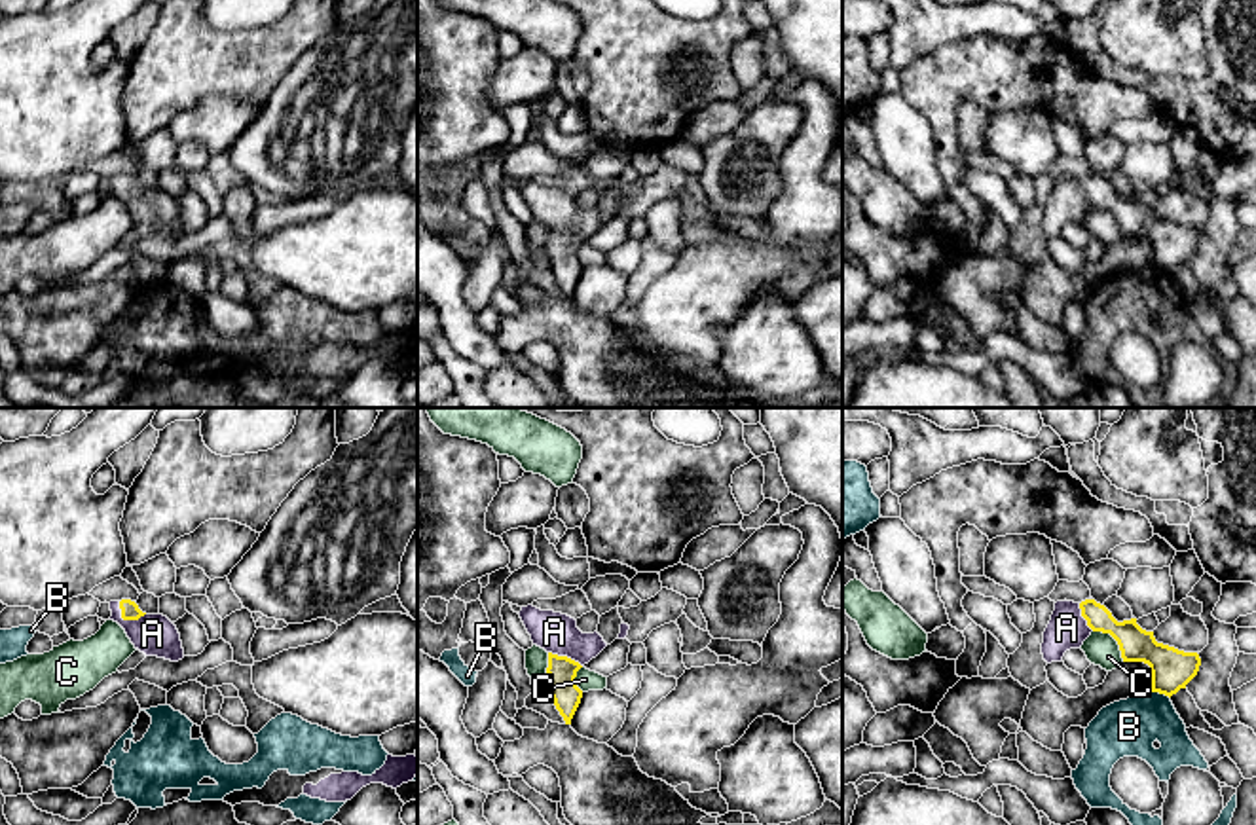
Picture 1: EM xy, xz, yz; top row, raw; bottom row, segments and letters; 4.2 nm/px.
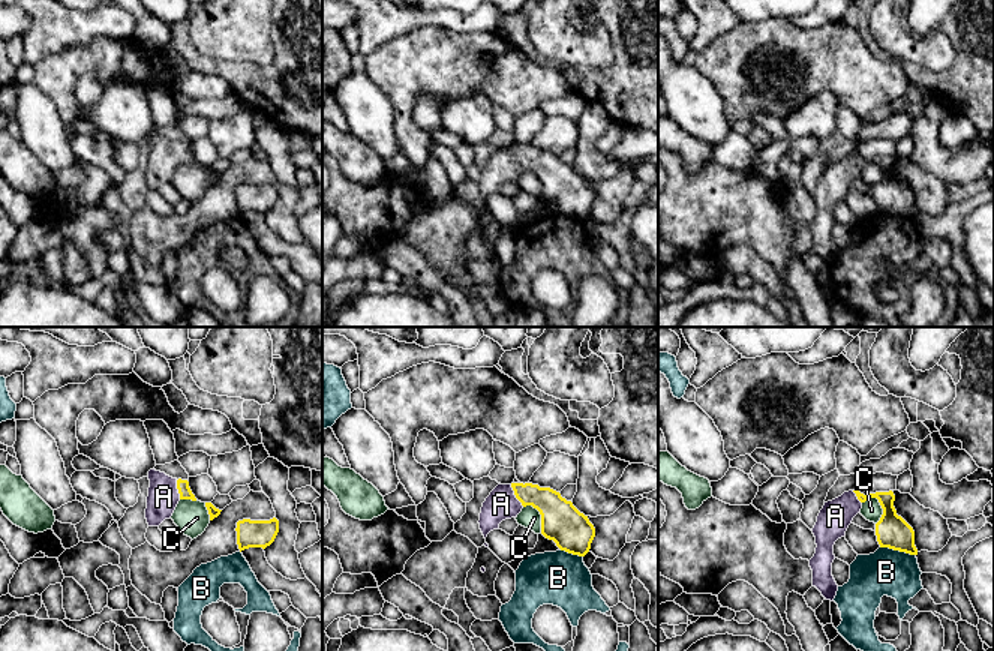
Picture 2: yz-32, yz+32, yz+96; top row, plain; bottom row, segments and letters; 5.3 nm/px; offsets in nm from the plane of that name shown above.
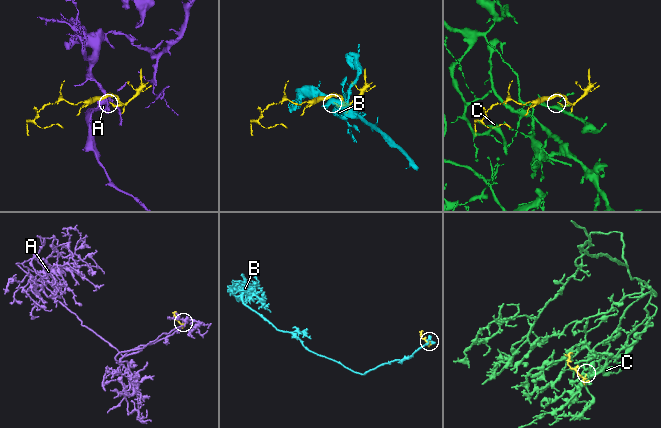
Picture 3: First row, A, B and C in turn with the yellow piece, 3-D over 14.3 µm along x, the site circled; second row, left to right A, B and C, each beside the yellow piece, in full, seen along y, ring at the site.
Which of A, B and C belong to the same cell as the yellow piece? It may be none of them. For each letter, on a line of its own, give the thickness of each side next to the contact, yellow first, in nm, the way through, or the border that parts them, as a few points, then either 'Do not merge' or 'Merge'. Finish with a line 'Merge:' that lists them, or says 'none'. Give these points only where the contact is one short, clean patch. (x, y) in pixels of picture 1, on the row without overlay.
A: Thickness 80 nm (yellow) against 180 nm. Path across: xy (129, 184), (126, 194), (152, 209). Merge
B: Thickness 180 nm (yellow) against 240 nm. Do not merge
C: Thickness 150 nm (yellow) against 140 nm. Do not merge
Merge: A

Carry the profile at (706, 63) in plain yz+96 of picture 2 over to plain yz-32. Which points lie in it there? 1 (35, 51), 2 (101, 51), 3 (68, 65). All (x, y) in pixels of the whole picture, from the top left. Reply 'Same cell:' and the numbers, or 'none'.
Same cell: 2, 3

